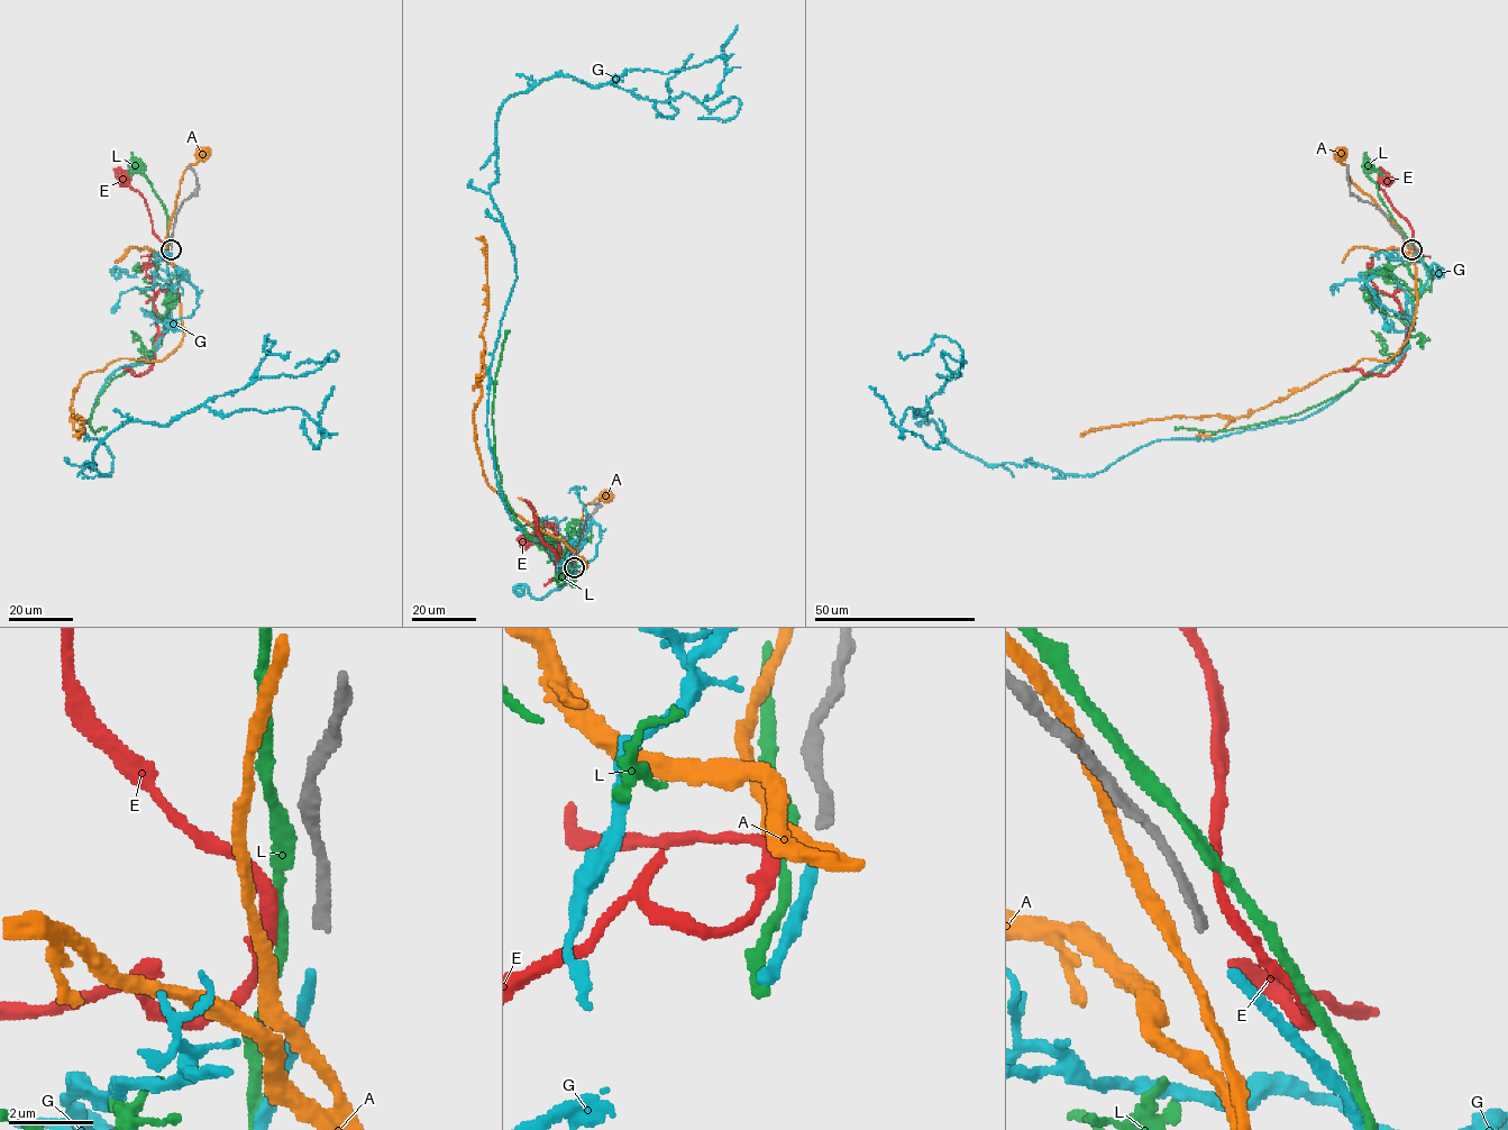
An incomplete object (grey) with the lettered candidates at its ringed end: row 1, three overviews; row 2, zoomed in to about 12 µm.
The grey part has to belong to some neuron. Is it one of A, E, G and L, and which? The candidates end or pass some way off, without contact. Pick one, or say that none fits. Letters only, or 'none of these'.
G

